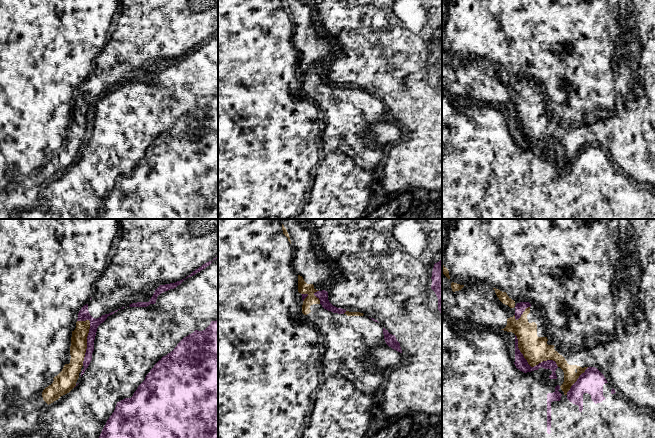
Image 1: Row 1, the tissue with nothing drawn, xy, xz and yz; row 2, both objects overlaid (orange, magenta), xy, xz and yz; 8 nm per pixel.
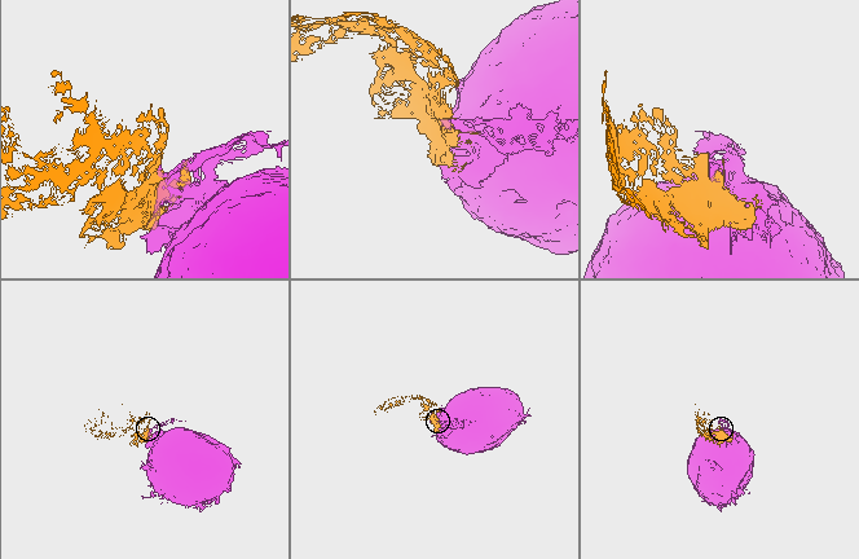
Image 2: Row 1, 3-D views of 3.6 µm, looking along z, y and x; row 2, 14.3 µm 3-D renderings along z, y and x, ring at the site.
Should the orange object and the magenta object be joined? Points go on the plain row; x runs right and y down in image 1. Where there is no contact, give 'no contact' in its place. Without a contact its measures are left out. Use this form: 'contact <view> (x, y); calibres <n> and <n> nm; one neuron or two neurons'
contact yz (529, 140); calibres 220 and 100 nm; two neurons

